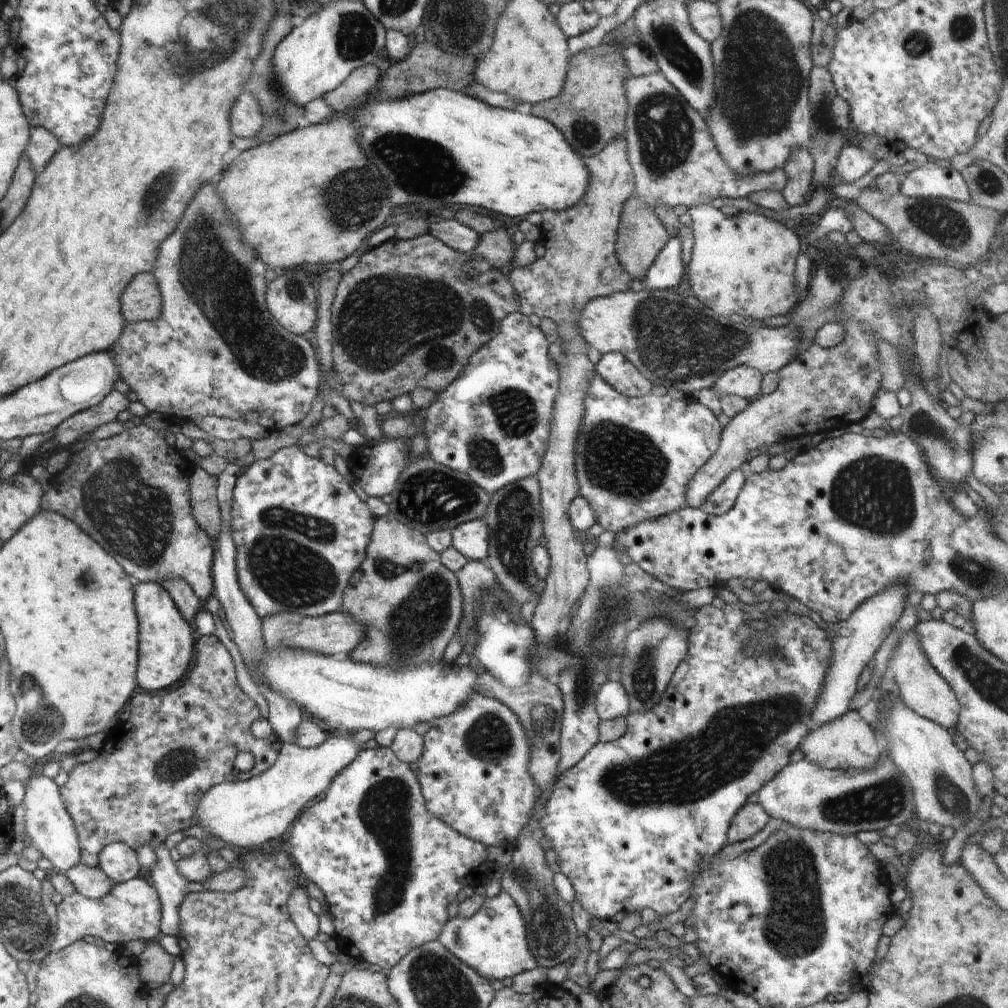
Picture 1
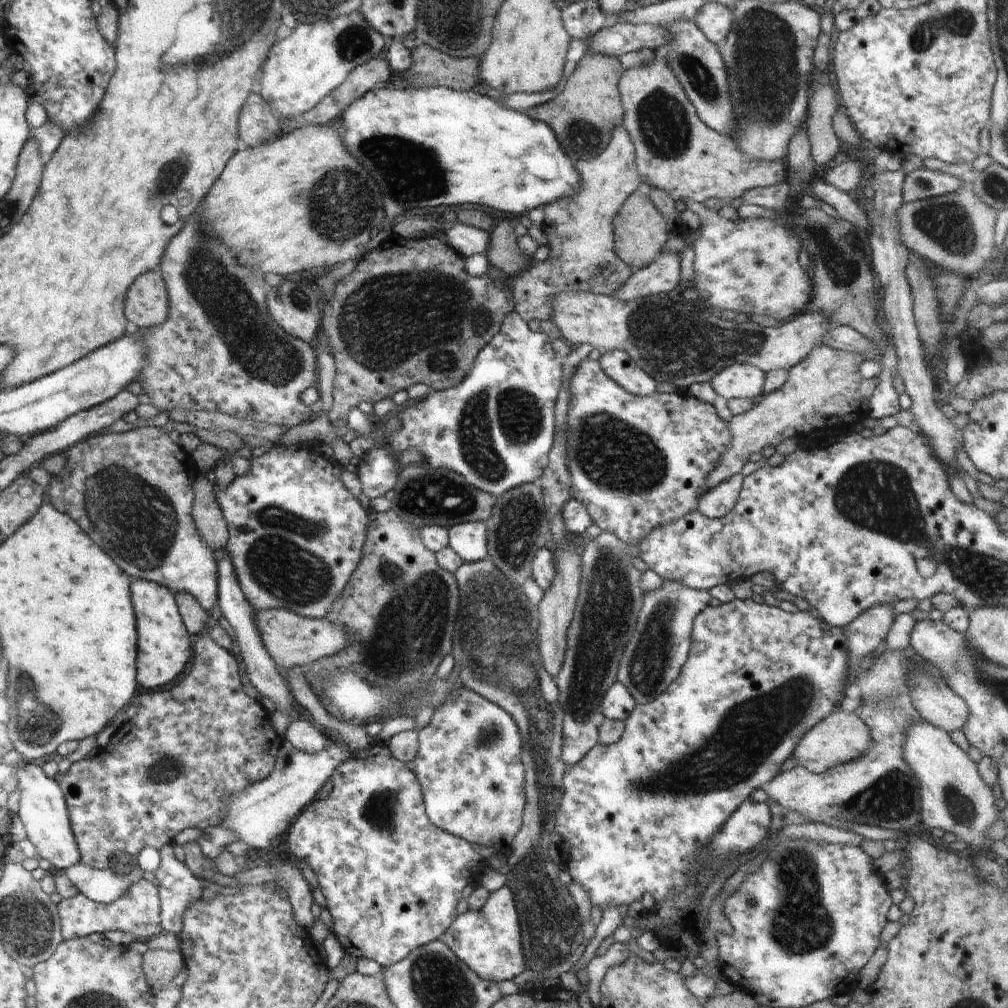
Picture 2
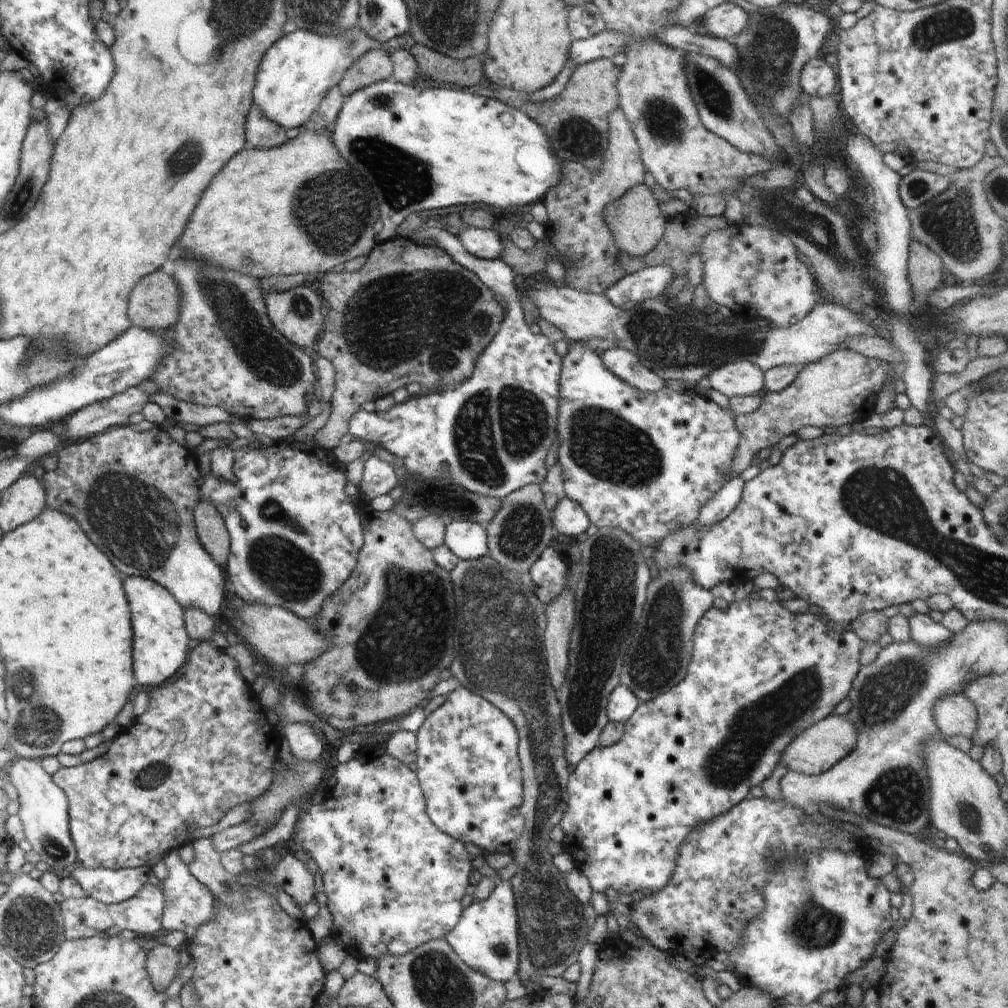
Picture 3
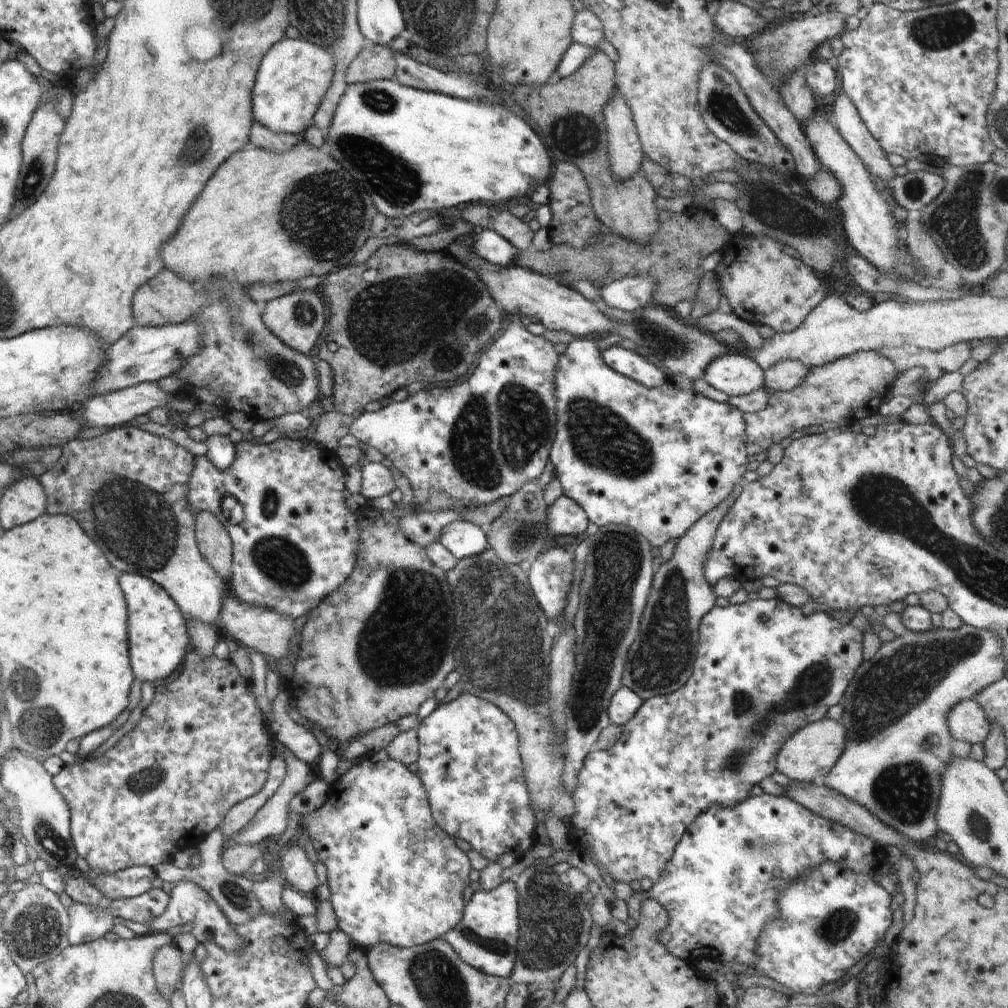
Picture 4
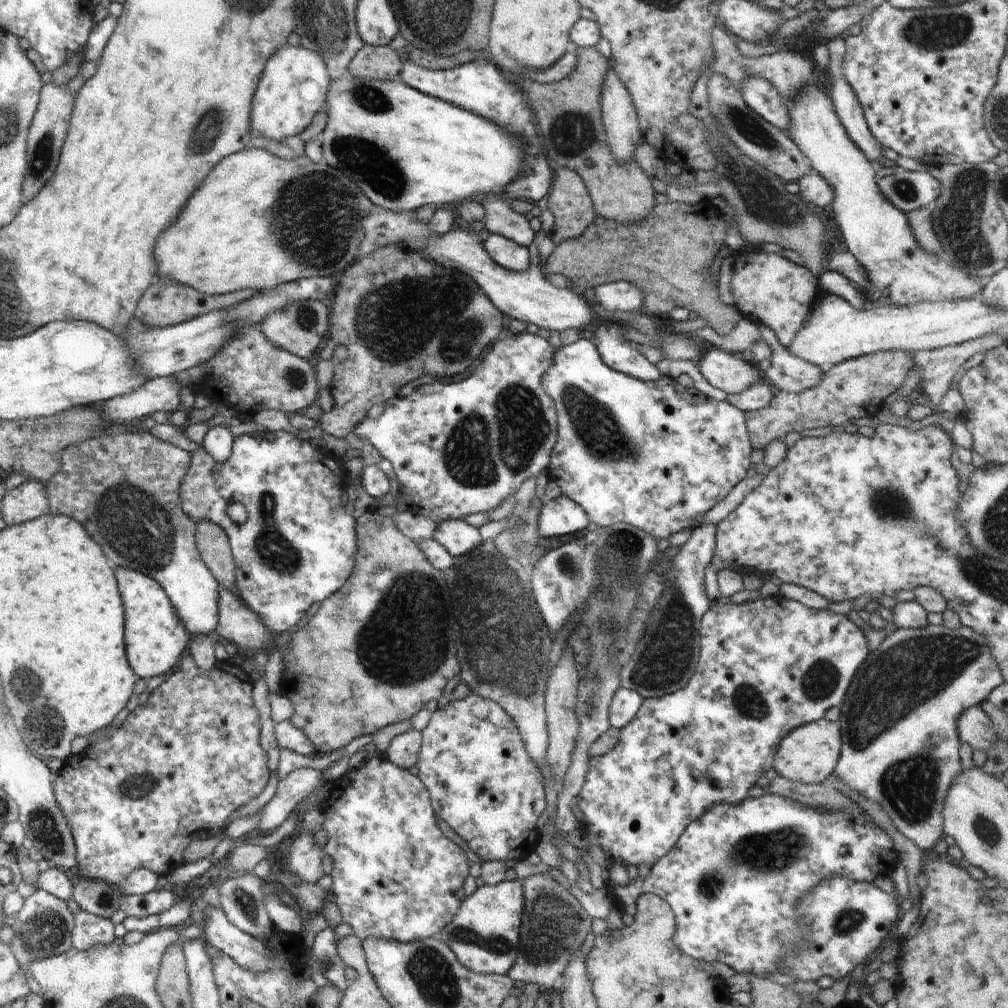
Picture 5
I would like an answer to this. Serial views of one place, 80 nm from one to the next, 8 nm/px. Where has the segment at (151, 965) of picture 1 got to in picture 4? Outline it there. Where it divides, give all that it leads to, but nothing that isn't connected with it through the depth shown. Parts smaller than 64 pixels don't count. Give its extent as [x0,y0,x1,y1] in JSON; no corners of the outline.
[155,944,182,998]

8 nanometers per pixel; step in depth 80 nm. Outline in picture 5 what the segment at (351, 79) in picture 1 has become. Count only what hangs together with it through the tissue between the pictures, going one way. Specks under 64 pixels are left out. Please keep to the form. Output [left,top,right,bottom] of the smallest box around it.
[347,45,402,80]

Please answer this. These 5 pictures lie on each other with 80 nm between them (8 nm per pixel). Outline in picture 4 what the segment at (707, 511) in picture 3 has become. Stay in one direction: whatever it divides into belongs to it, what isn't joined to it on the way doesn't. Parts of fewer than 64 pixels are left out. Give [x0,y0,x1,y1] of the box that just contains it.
[622,482,744,702]

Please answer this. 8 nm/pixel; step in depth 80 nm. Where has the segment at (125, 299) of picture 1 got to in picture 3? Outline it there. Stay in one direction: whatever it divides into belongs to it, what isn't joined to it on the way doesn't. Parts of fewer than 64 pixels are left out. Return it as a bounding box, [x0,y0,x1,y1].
[127,268,180,331]

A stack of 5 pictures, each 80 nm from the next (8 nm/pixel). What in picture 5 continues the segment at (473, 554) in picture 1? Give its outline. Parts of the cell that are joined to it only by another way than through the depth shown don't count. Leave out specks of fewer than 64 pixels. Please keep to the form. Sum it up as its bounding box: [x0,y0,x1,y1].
[433,519,483,559]

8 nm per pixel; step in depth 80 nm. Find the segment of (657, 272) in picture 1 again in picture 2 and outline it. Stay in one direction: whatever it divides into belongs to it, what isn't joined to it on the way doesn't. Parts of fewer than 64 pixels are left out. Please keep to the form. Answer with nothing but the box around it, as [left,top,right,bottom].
[615,253,681,301]

